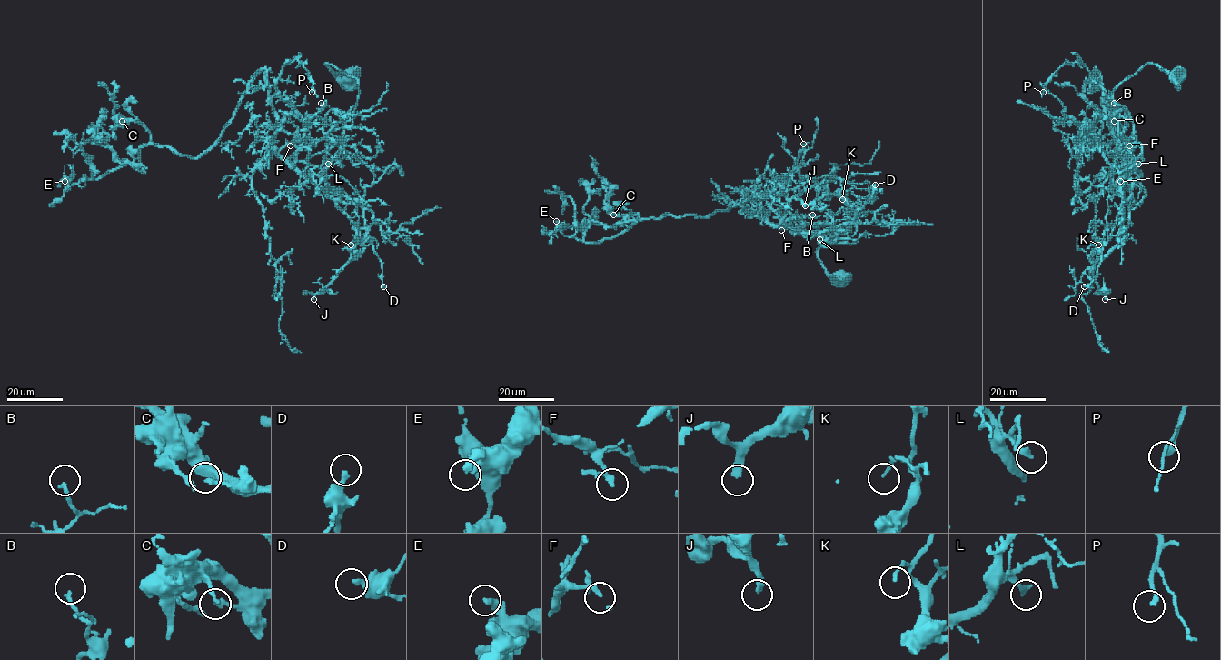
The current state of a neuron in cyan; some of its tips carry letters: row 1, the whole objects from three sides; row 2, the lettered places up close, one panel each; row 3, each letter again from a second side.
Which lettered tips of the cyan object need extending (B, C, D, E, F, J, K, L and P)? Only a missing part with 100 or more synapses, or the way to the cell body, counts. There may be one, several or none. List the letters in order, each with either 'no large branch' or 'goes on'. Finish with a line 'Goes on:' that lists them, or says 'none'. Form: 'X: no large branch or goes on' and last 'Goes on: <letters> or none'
B: no large branch
C: no large branch
D: no large branch
E: no large branch
F: no large branch
J: goes on
K: no large branch
L: no large branch
P: no large branch
Goes on: J

